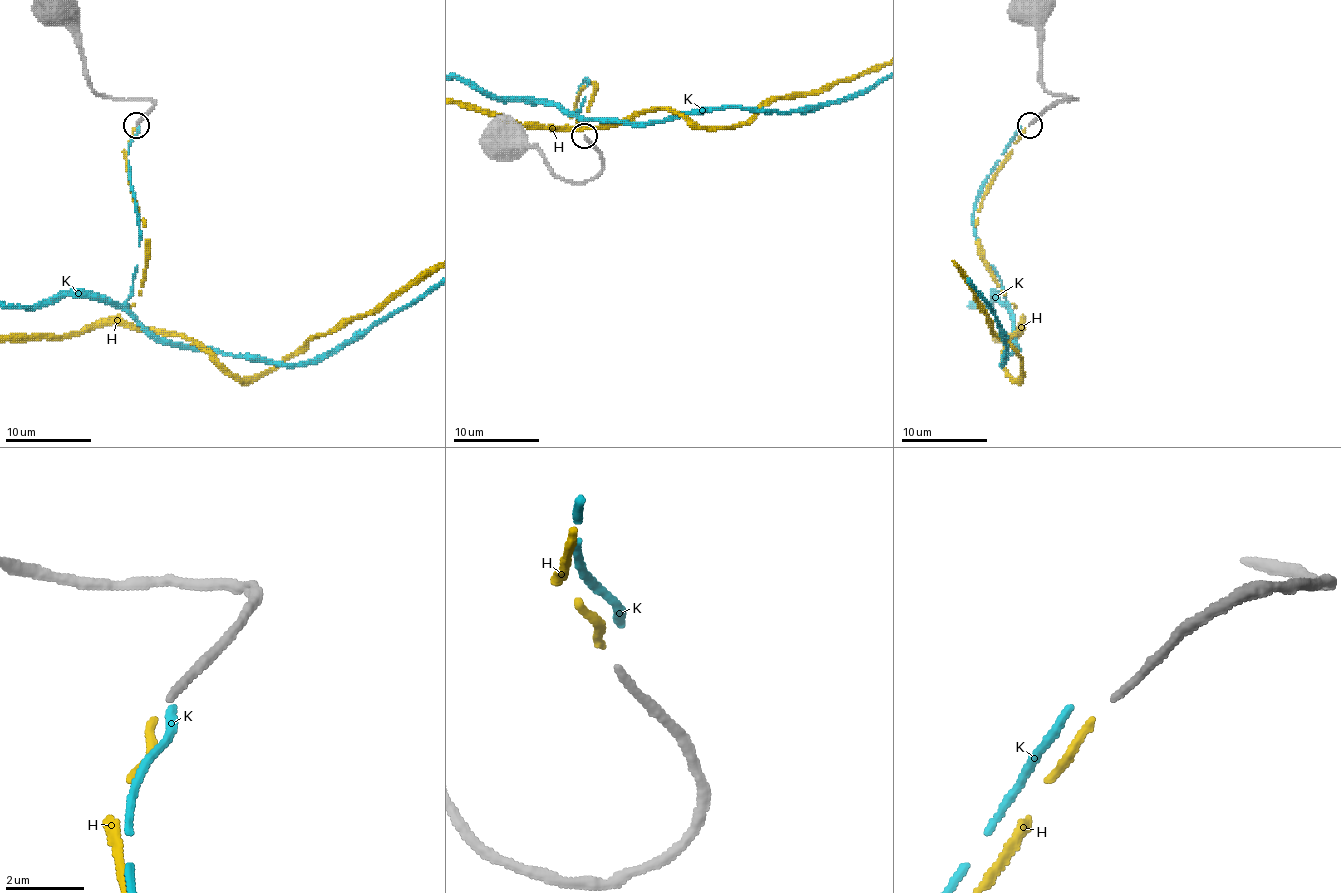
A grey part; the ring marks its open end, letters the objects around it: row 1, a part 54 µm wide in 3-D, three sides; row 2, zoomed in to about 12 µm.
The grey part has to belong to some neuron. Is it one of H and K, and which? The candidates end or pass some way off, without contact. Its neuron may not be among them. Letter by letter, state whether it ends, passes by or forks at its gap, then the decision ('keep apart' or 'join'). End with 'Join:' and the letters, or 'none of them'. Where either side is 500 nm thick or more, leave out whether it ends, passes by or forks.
H: it ends there; join
K: it ends there; keep apart
Join: H

